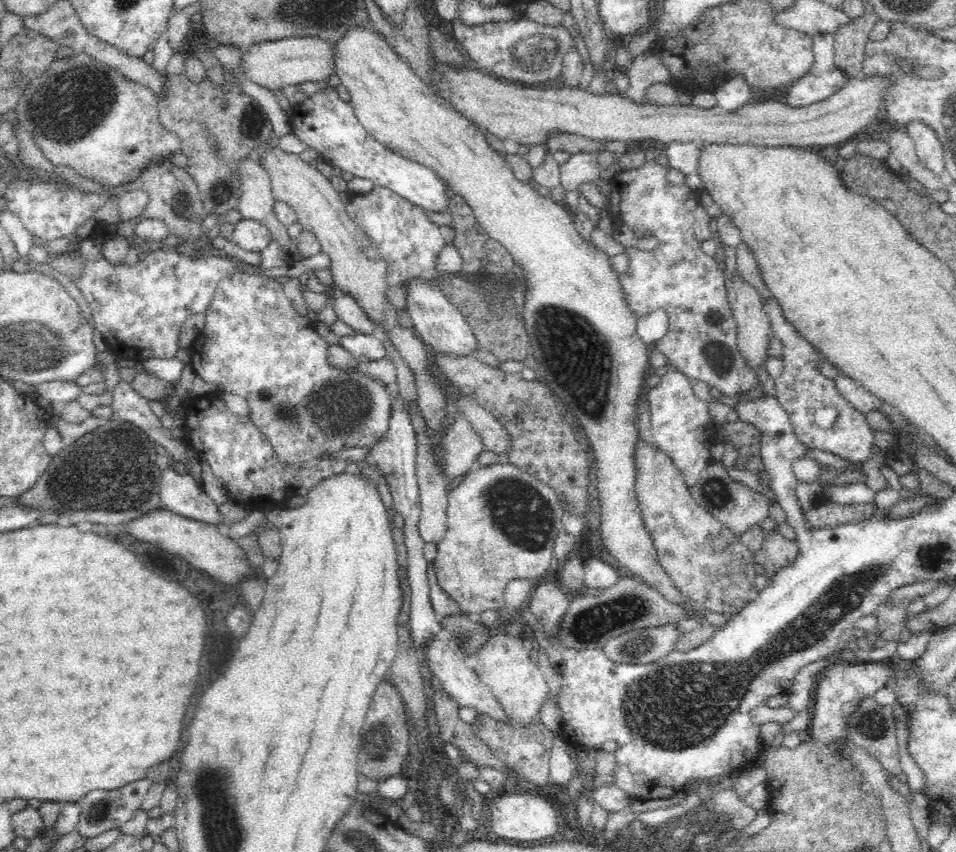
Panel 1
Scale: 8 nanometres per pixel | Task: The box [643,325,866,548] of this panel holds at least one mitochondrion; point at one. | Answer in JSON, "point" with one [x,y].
{"point":[716,494]}

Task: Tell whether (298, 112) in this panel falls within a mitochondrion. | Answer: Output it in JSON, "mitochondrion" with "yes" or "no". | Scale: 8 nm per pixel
{"mitochondrion":"no"}

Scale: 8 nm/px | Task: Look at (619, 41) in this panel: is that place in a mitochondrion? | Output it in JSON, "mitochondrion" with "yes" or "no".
{"mitochondrion":"no"}

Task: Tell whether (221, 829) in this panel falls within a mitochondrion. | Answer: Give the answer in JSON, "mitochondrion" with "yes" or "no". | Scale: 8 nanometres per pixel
{"mitochondrion":"yes"}

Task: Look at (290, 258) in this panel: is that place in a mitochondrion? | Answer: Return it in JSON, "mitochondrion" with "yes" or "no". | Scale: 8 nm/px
{"mitochondrion":"no"}

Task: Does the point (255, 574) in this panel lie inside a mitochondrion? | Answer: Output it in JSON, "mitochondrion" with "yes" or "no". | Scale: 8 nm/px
{"mitochondrion":"no"}

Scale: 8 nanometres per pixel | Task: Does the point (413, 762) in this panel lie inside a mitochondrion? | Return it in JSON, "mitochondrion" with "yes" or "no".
{"mitochondrion":"no"}

